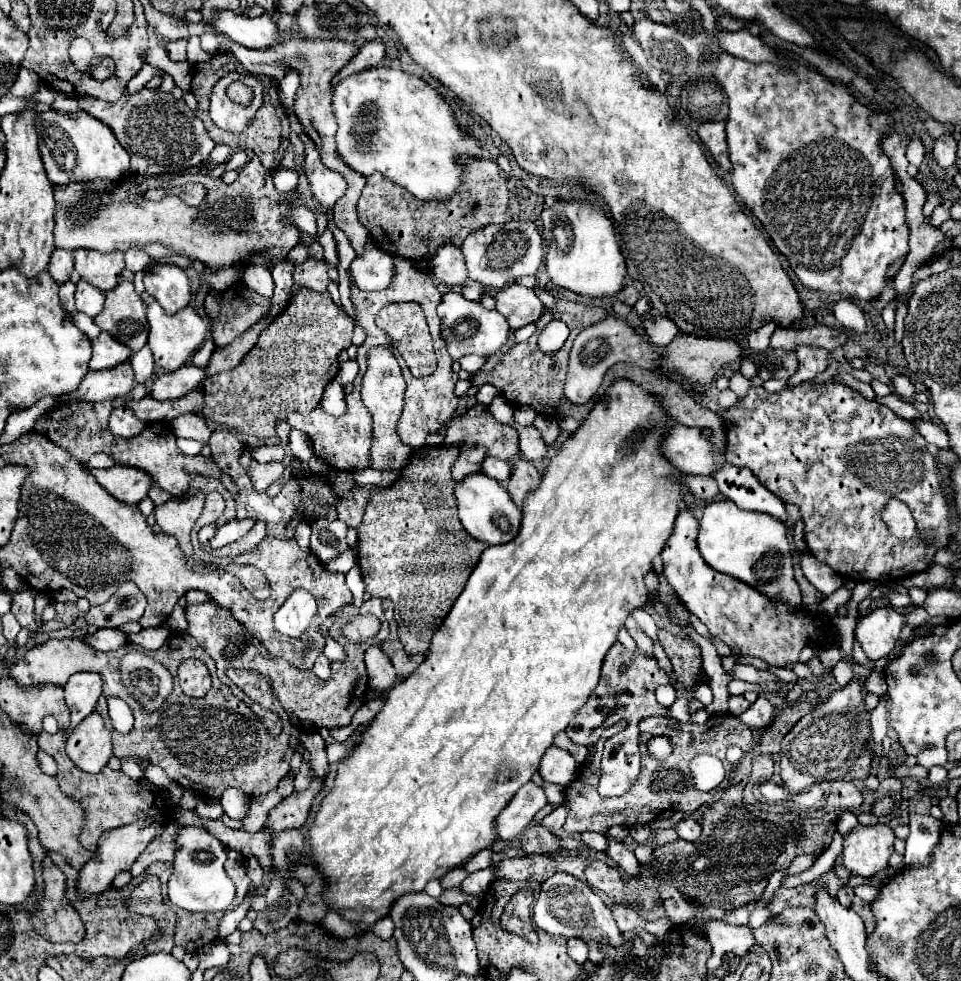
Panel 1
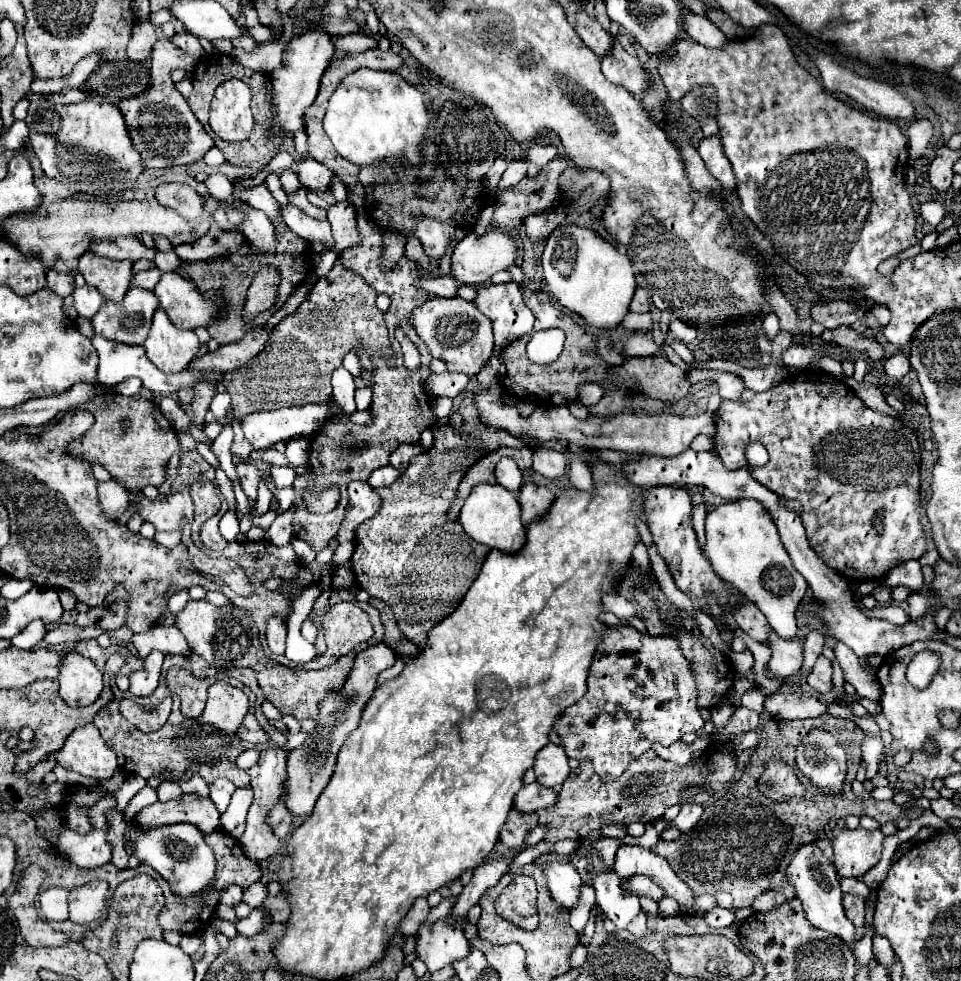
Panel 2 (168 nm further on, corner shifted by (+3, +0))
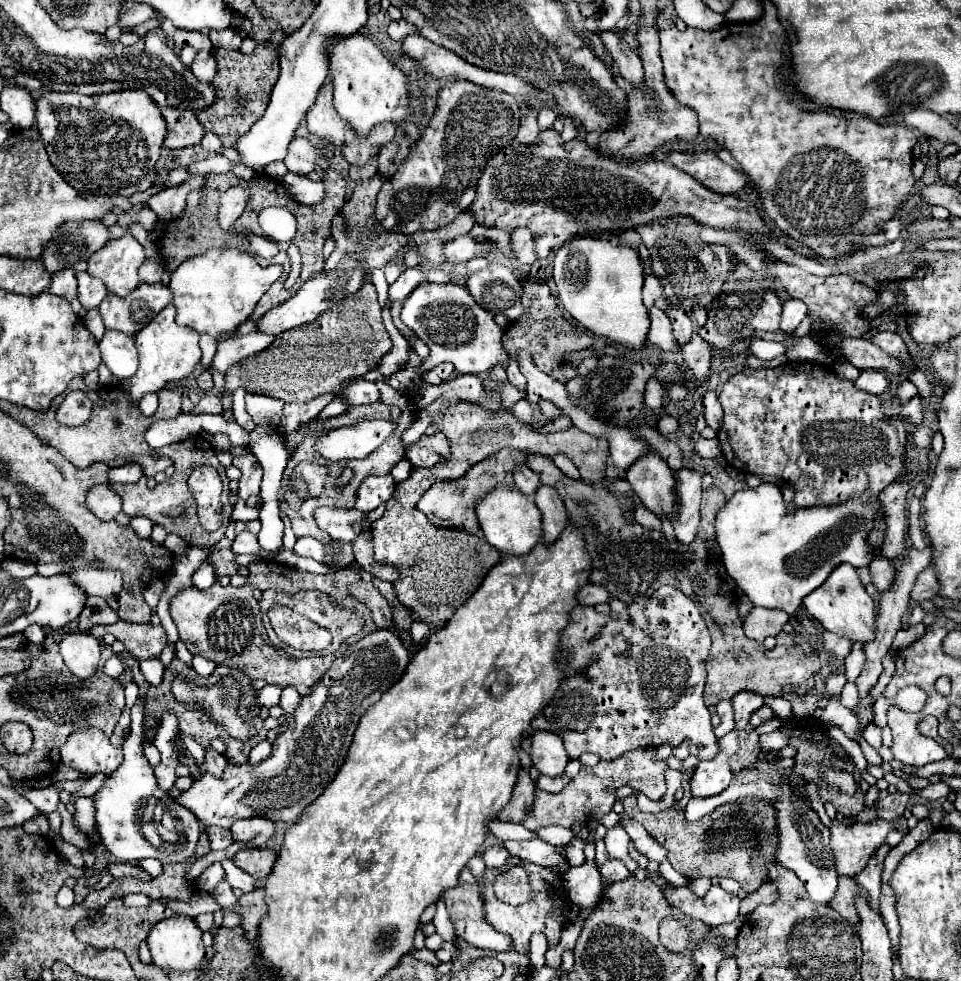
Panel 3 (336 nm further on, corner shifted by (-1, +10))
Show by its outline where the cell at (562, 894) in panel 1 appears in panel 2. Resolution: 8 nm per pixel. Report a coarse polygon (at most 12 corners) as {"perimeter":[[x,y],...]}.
{"perimeter":[[572,864],[542,866],[548,888],[564,910],[580,896],[580,874]]}

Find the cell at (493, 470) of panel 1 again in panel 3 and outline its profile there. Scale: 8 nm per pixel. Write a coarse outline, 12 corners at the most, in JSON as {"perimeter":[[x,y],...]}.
{"perimeter":[[516,464],[514,484],[520,492],[532,494],[540,478],[526,464]]}

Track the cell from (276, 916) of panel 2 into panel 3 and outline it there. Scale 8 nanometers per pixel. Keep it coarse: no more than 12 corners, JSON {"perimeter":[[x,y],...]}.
{"perimeter":[[264,888],[240,898],[246,938],[254,940],[260,920],[268,914]]}

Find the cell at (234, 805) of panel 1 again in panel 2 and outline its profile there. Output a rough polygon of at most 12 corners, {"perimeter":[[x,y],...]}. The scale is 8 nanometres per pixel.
{"perimeter":[[218,778],[210,784],[210,800],[226,812],[236,786]]}

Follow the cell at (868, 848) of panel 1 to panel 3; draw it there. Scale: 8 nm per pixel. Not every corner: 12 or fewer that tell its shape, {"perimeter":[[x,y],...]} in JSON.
{"perimeter":[[888,820],[830,826],[836,868],[854,876],[894,828]]}

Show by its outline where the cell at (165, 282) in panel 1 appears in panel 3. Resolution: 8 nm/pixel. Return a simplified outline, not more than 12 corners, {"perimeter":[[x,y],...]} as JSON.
{"perimeter":[[214,248],[168,286],[176,322],[214,338],[246,322],[280,278]]}

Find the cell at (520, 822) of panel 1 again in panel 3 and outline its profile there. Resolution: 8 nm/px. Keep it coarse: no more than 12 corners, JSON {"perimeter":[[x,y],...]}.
{"perimeter":[[540,774],[536,780],[536,788],[550,792],[562,792],[568,778],[554,778]]}

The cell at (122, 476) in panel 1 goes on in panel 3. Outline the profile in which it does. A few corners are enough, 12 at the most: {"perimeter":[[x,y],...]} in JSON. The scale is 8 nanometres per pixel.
{"perimeter":[[96,484],[86,506],[100,520],[114,520],[120,496],[108,484]]}

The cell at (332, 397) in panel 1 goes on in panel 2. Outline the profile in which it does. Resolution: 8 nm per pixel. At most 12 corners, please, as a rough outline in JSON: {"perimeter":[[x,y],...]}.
{"perimeter":[[369,410],[356,411],[347,415],[336,412],[336,416],[348,416],[351,422],[359,425],[371,425]]}

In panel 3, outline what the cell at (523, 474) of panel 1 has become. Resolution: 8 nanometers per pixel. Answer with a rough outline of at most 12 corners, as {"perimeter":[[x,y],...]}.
{"perimeter":[[540,486],[534,502],[542,512],[544,544],[564,530],[568,516],[552,486]]}

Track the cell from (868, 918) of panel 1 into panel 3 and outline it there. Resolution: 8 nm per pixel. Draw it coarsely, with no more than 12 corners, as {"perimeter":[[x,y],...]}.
{"perimeter":[[840,876],[832,908],[852,926],[860,922],[856,908],[860,886]]}

